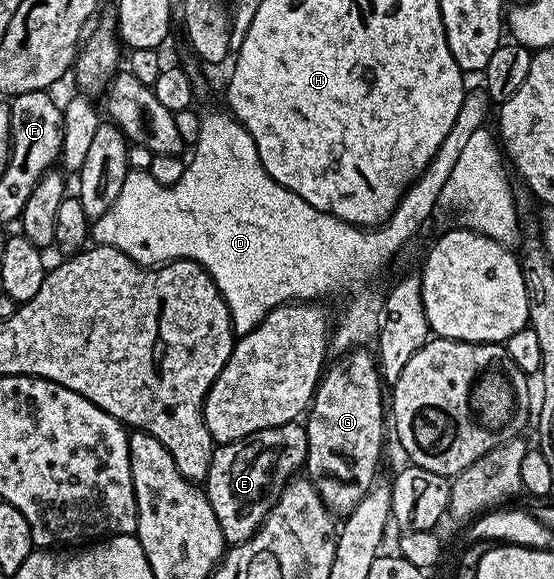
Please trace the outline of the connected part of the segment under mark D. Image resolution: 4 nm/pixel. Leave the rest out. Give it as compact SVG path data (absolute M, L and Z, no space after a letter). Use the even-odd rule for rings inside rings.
M470 89L463 100L463 108L459 108L459 116L455 116L455 124L451 124L451 132L447 132L447 136L443 139L443 144L439 144L439 152L435 152L435 156L429 161L429 167L424 170L421 177L405 191L405 196L402 198L393 215L387 219L381 226L372 228L362 228L360 226L352 226L350 222L341 222L333 214L325 214L319 208L311 208L311 204L307 204L307 200L303 200L299 196L295 196L295 192L291 192L287 188L283 188L270 174L263 168L263 164L259 160L259 152L255 148L255 140L251 140L251 136L247 132L247 128L241 125L232 114L222 112L222 114L201 114L201 131L199 132L199 140L192 147L193 159L188 159L183 176L179 180L179 184L174 186L164 186L163 184L155 184L155 180L149 175L148 170L130 170L127 180L123 184L123 192L119 192L119 200L115 200L115 204L111 204L111 208L107 208L107 212L103 212L103 216L99 216L91 226L91 238L94 243L110 246L111 248L119 248L131 260L135 260L141 266L158 267L164 266L166 262L178 262L186 258L192 262L197 262L208 272L211 280L215 280L215 284L219 288L219 292L223 296L223 300L229 309L229 319L233 325L234 335L240 336L251 332L256 328L265 317L268 316L277 306L283 306L291 302L311 302L314 300L325 300L328 294L341 294L344 290L353 290L360 282L365 282L368 278L373 278L417 233L421 230L421 225L428 220L433 214L433 209L438 209L440 192L443 191L443 184L447 181L447 176L451 175L451 168L458 161L462 149L469 142L470 137L475 133L476 129L484 127L487 120L485 117L489 114L491 103L488 94L484 89Z

